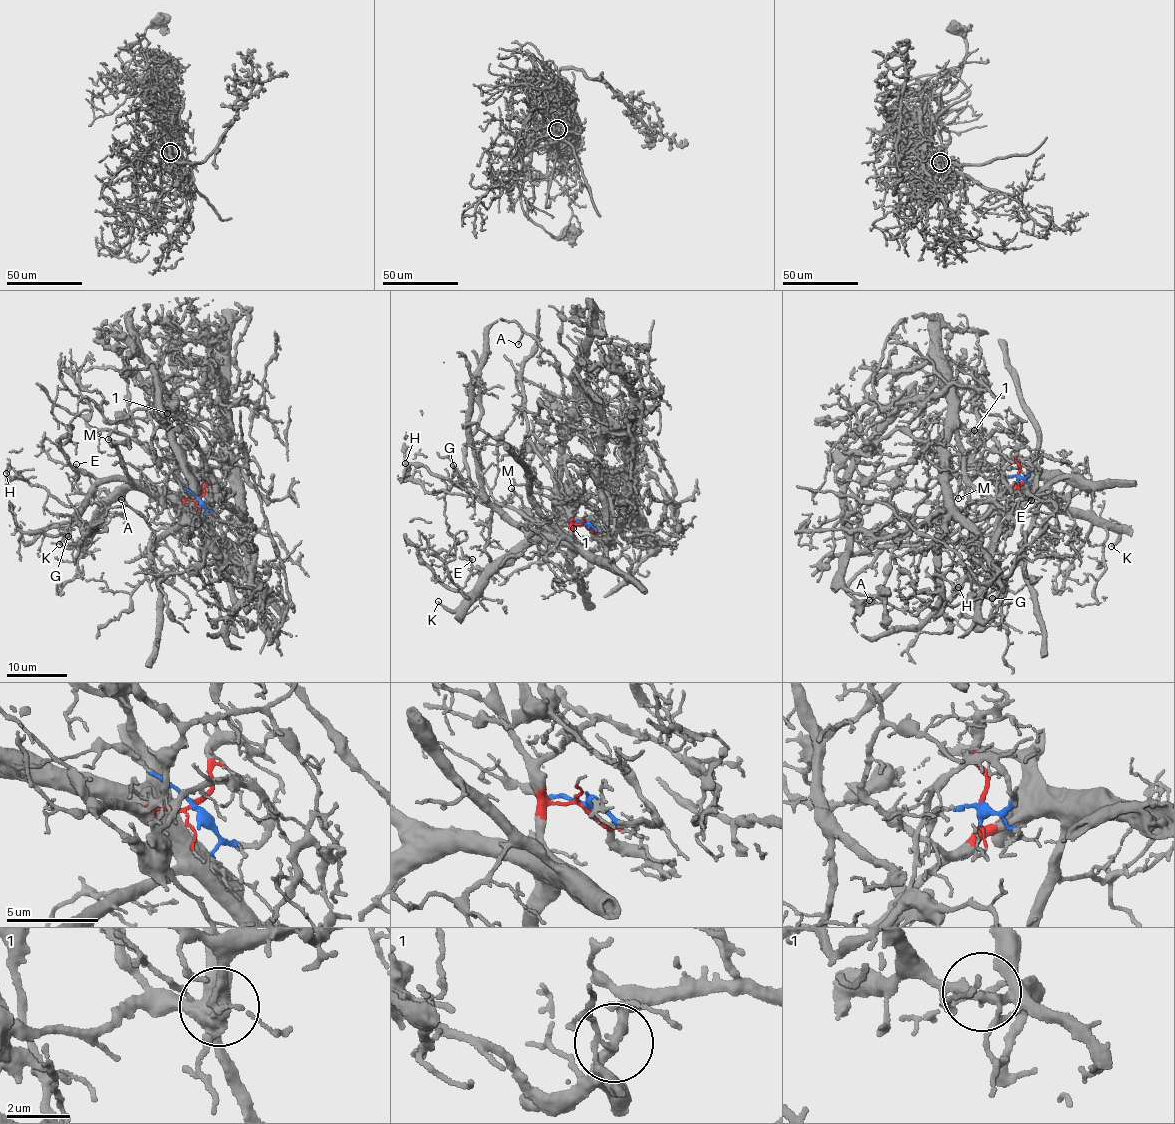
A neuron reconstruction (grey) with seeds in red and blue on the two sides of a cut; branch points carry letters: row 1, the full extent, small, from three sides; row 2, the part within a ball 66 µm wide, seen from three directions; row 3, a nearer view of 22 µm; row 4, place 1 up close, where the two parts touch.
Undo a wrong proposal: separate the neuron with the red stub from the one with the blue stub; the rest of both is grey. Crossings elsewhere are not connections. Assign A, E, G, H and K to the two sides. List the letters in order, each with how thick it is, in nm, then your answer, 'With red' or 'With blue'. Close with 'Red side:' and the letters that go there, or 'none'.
A: Thickness 150 nm. With red
E: Thickness 160 nm. With red
G: Thickness 100 nm. With red
H: Thickness 100 nm. With red
K: Thickness 120 nm. With red
Red side: A, E, G, H, K

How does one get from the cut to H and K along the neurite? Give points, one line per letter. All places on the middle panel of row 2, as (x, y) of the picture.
H: (587, 526), (574, 524), (568, 538), (537, 538), (494, 504), (430, 493), (405, 476), (405, 463)
K: (587, 526), (574, 524), (569, 537), (522, 544), (489, 576), (488, 582), (458, 609), (450, 611), (437, 601)

